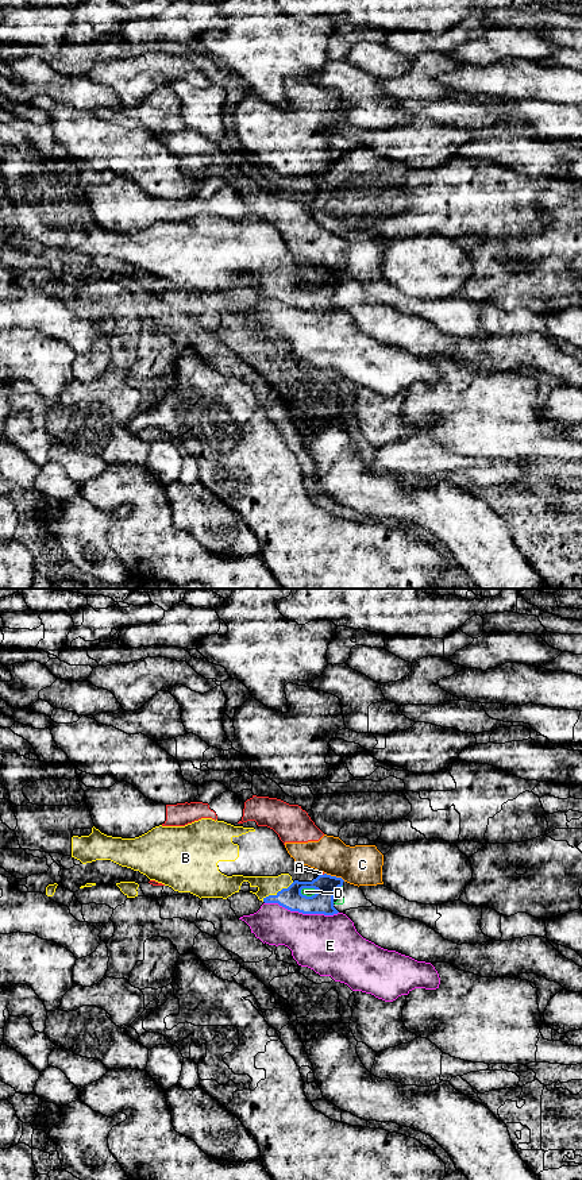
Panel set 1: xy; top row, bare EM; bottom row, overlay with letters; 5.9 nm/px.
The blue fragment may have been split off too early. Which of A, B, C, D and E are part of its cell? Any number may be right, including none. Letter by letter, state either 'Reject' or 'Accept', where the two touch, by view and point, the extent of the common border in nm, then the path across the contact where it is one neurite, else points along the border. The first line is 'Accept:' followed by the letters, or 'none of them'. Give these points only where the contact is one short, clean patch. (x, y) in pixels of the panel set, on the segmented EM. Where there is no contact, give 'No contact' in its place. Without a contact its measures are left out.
Accept: B
A: Reject. Touches blue at xy (322, 875). Shared border 40 nm. Boundary: xy (324, 874), (319, 875)
B: Accept. Touches blue at xy (278, 891). Shared border 220 nm. Path across: xy (290, 898), (278, 891), (266, 886)
C: Reject. Touches blue at xy (335, 876). Shared border 140 nm. Boundary: xy (324, 872), (340, 876), (345, 880)
D: Reject. Touches blue at xy (308, 887). Shared border 110 nm. Boundary: xy (318, 890), (303, 889), (300, 893)
E: Reject. Touches blue at xy (301, 912). Shared border 440 nm

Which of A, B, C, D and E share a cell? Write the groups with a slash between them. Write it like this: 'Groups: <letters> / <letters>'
Groups: A / B / C / D / E

